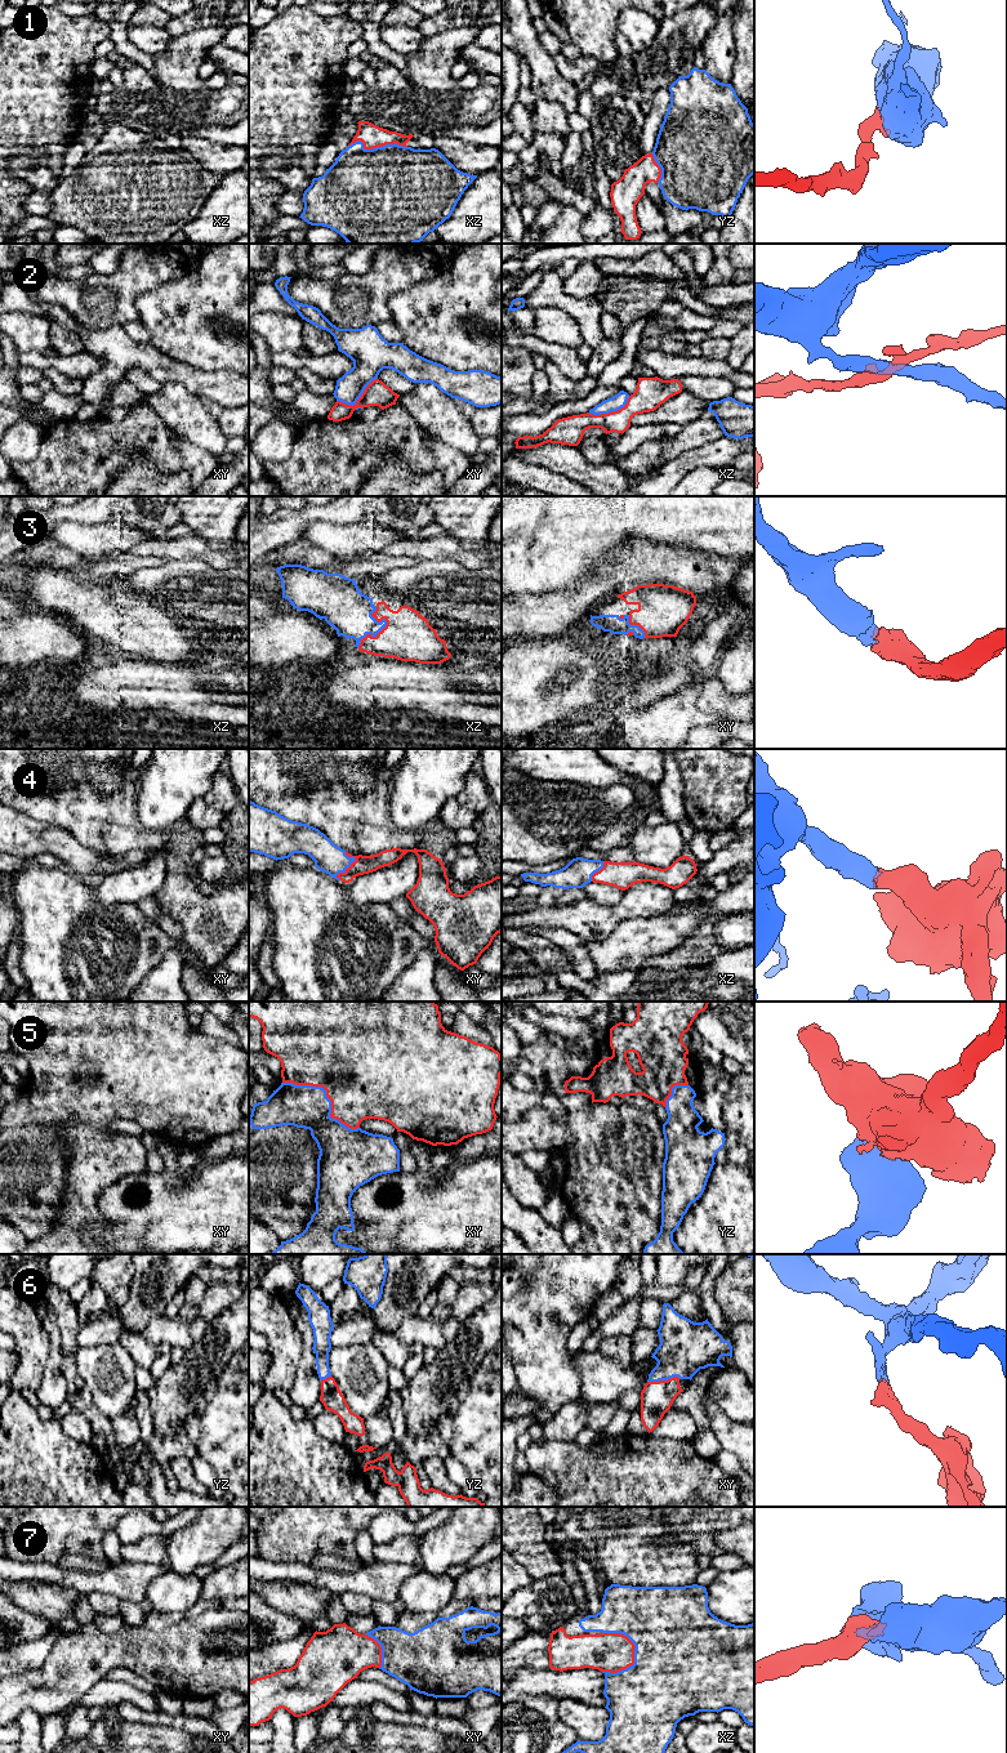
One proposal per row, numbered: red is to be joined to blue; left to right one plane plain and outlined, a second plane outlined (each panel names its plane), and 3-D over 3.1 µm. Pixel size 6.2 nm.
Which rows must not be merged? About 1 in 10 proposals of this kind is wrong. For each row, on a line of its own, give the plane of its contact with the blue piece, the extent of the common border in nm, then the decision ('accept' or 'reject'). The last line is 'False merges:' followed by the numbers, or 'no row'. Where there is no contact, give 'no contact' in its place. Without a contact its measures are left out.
1: contact in xz; length 360 nm; accept
2: contact in xy; length 300 nm; reject
3: contact in xz; length 300 nm; accept
4: contact in xy; length 180 nm; accept
5: contact in xy; length 550 nm; accept
6: contact in xy; length 200 nm; accept
7: contact in xz; length 280 nm; accept
False merges: 2

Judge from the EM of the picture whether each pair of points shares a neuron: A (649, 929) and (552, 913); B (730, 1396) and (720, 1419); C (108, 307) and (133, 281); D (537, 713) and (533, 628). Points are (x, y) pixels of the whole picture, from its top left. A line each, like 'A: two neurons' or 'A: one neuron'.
A: two neurons
B: two neurons
C: one neuron
D: two neurons

